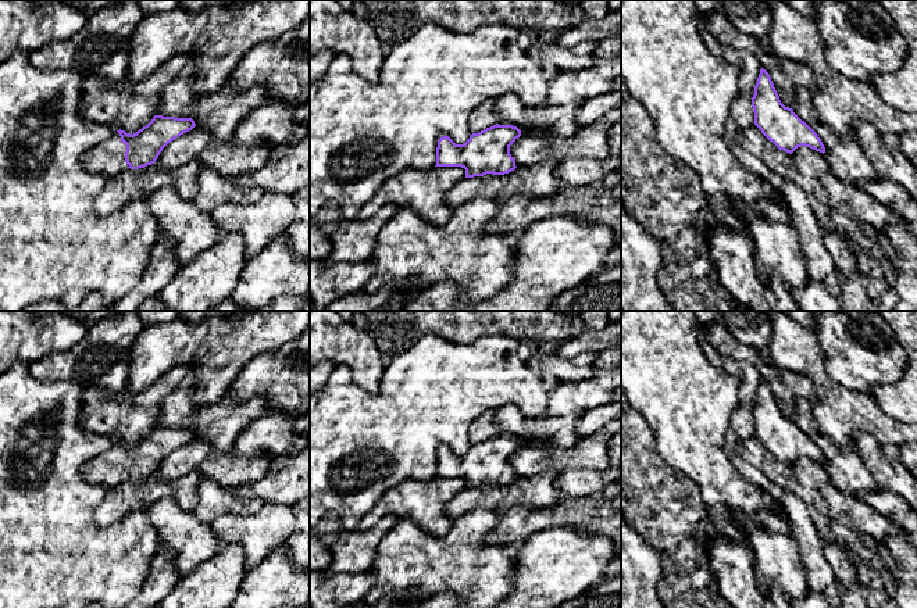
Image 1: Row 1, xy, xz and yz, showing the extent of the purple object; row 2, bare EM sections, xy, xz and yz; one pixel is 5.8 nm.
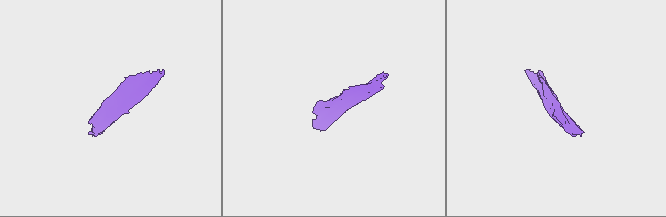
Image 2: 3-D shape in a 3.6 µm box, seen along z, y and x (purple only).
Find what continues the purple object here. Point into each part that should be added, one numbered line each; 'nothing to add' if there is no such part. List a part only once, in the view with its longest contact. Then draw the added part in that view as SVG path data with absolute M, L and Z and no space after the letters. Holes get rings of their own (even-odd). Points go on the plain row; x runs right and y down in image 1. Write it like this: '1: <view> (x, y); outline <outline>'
1: xy (107, 469); outline M117 441L96 458L83 464L81 476L85 482L101 484L107 491L117 487L129 476L125 473L126 455Z

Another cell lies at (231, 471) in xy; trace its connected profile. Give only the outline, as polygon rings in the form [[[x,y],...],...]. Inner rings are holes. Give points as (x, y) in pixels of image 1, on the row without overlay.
[[[195,437],[168,454],[154,475],[160,480],[176,480],[199,472],[222,487],[236,490],[260,479],[274,461],[265,453],[236,455],[233,450],[221,451],[210,441]]]

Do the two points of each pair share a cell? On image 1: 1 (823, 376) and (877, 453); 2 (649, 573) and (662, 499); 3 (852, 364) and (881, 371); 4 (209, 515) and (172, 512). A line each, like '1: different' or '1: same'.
1: different
2: different
3: same
4: different

